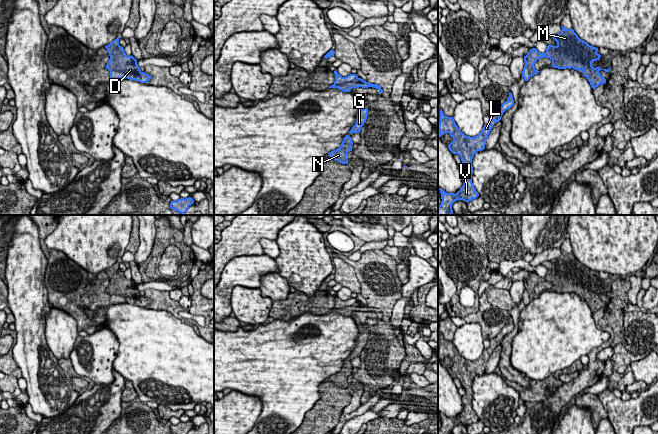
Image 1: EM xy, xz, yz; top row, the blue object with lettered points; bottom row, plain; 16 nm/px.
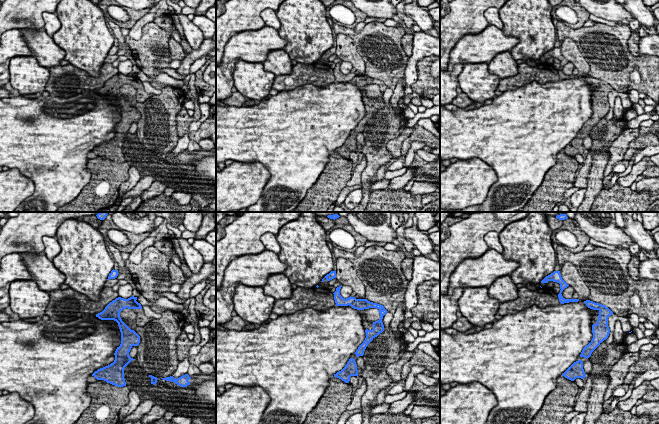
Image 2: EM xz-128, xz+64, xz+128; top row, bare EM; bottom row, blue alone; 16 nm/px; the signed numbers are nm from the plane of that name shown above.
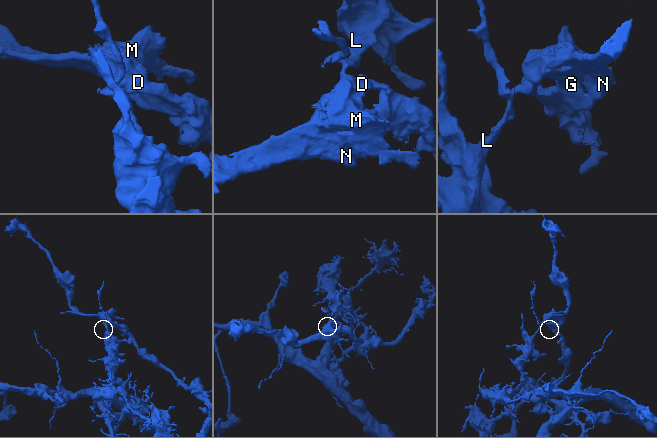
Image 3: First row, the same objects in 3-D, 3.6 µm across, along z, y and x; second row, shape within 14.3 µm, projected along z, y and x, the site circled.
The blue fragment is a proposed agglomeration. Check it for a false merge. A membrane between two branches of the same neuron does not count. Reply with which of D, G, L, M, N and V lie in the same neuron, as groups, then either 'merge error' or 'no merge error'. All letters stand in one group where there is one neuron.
D G M N / L V; merge error

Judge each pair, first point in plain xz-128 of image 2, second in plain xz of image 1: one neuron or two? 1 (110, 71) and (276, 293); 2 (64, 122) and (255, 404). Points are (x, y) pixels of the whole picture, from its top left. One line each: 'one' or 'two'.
1: two
2: two

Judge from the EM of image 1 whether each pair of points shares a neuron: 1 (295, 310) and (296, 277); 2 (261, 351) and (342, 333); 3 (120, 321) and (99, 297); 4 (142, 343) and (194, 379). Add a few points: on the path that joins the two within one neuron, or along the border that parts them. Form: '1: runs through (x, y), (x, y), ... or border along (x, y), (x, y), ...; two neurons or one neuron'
1: border along (296, 289), (307, 295), (313, 295), (319, 290); two neurons
2: runs through (281, 351), (305, 351), (322, 343); one neuron
3: border along (110, 304), (106, 310), (105, 318), (96, 327); two neurons
4: runs through (155, 349), (170, 364), (181, 370); one neuron

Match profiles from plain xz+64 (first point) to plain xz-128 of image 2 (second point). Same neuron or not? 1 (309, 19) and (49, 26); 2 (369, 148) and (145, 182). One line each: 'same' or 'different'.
1: different
2: different

